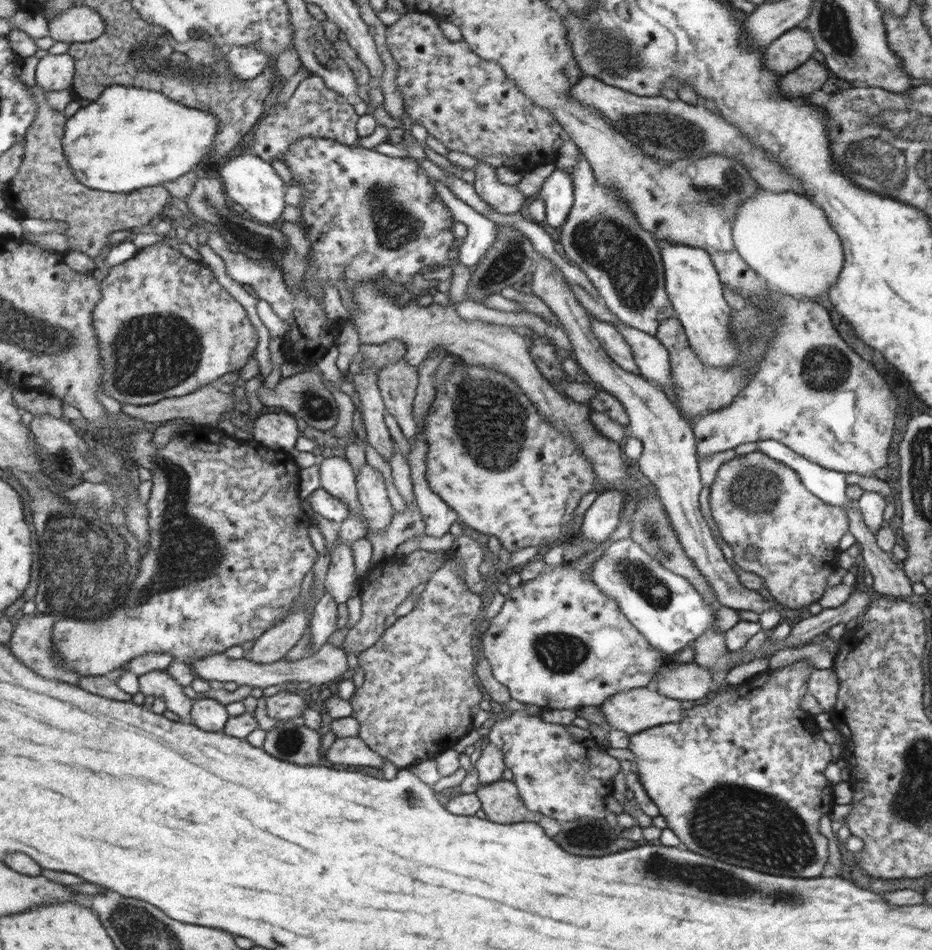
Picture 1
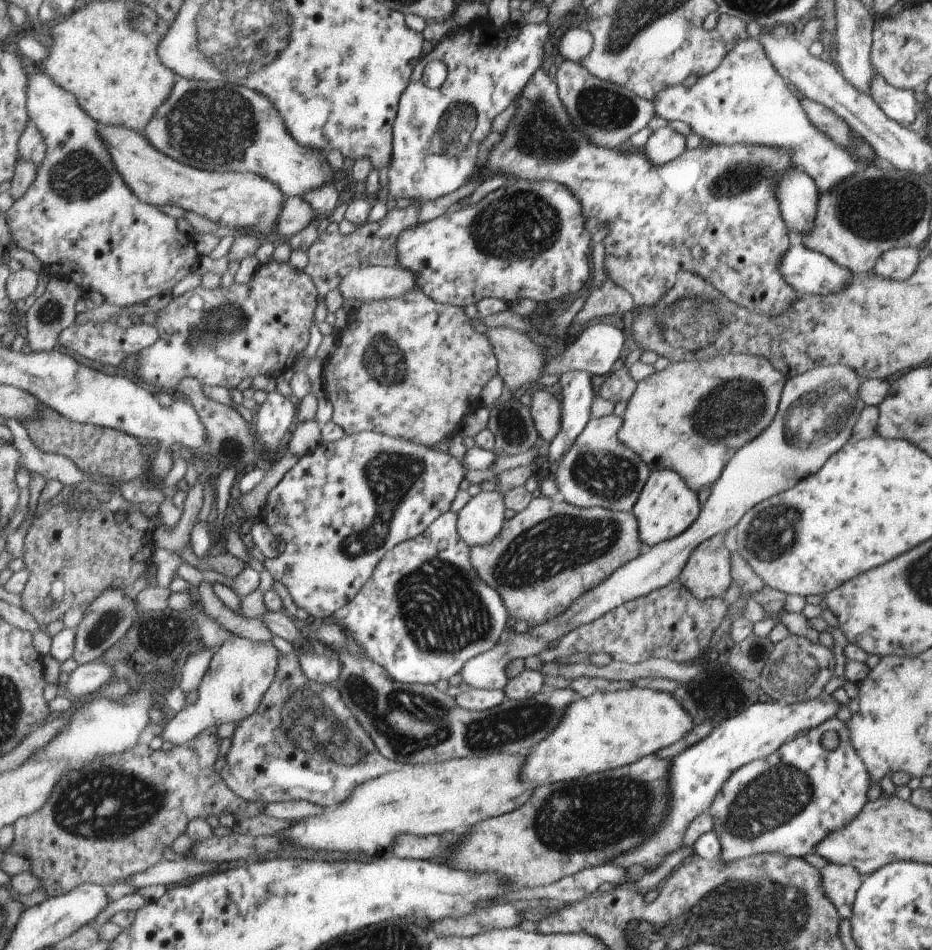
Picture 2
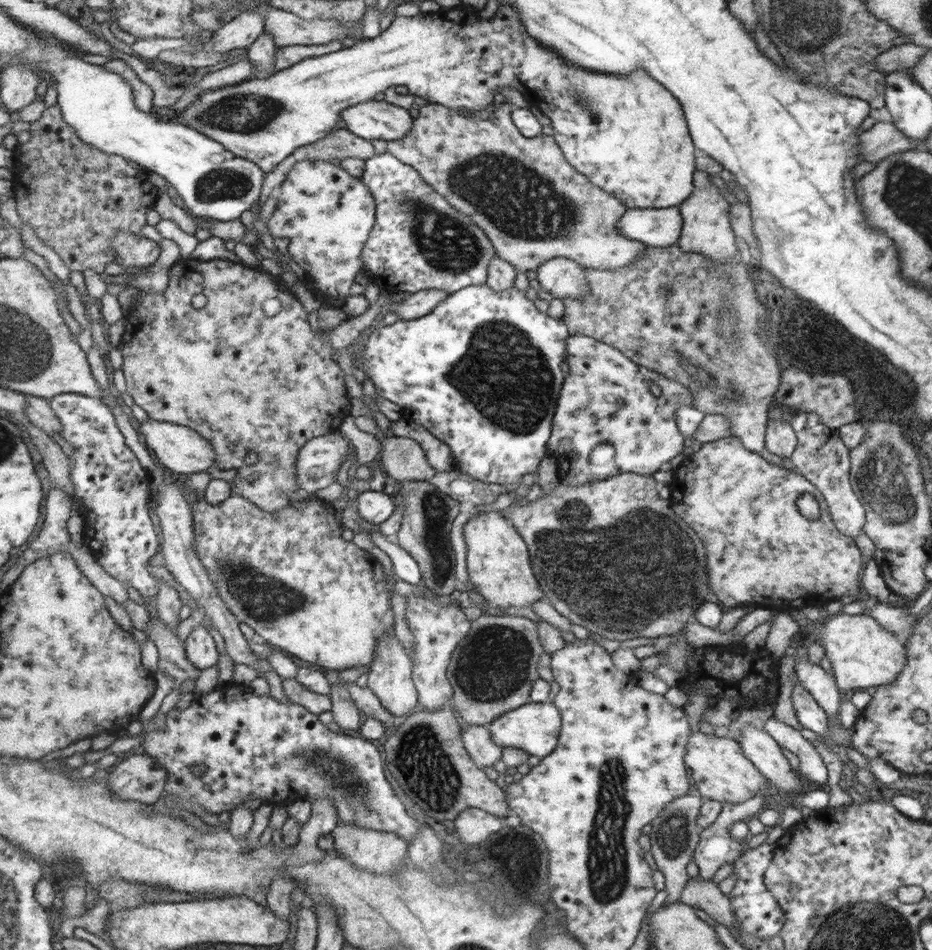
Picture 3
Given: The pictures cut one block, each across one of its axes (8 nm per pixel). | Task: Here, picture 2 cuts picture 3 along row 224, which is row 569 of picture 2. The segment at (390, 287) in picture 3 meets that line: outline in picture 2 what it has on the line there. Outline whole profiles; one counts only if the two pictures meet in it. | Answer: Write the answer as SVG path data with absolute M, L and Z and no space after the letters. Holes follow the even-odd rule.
M448 511L435 518L434 523L417 538L391 548L355 598L327 621L339 622L359 650L383 666L394 680L434 685L459 674L469 658L496 646L507 622L507 613L497 592L475 574L470 563L470 548L457 532L456 514Z

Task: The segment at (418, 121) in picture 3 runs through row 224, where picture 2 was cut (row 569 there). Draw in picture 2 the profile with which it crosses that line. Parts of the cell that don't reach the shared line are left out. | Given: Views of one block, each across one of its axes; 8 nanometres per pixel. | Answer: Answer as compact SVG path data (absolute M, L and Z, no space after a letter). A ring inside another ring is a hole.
M540 495L531 499L524 510L509 520L503 520L501 529L489 544L471 546L470 563L475 574L497 592L506 608L507 618L525 621L531 628L569 610L577 598L601 585L615 570L633 558L639 557L643 549L637 538L637 522L631 511L623 513L599 507L585 509L565 502L555 504Z

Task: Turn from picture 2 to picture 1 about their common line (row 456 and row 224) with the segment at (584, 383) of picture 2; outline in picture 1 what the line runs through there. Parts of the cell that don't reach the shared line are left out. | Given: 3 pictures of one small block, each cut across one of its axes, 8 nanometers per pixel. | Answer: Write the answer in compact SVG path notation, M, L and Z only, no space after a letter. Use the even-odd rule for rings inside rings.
M555 167L536 194L544 204L544 222L552 228L561 227L573 202L572 182L567 172Z

